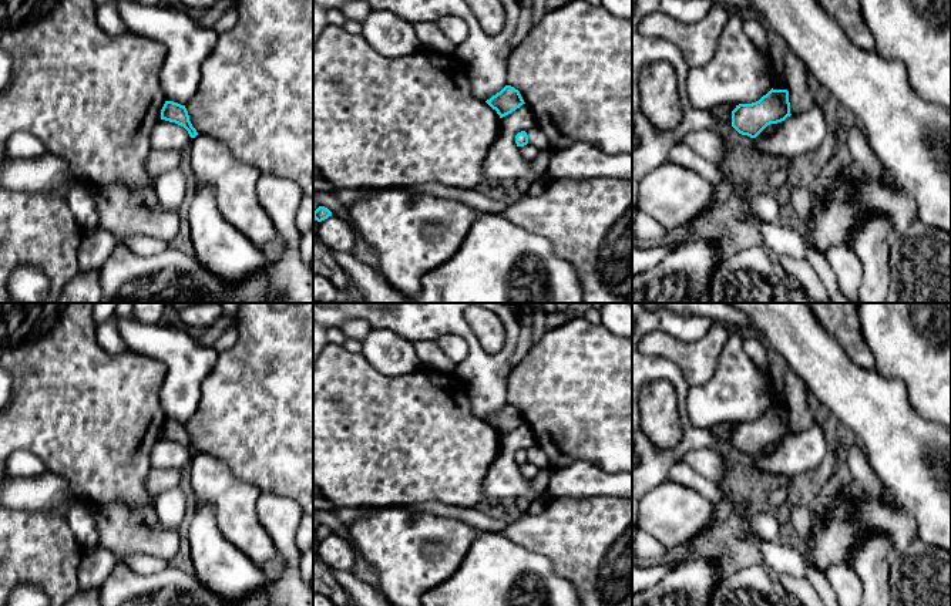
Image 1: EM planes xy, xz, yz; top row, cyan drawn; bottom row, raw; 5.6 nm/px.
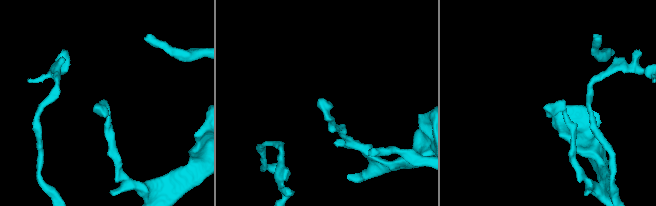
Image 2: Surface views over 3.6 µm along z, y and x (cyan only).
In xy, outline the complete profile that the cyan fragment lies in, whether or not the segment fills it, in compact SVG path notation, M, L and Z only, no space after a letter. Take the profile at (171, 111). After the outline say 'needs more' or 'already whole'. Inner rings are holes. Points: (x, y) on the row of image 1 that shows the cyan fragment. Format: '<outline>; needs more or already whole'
M165 101L161 110L161 119L175 122L184 127L188 131L191 138L195 138L198 135L196 129L192 127L189 121L189 115L185 105L181 105L174 101Z; already whole

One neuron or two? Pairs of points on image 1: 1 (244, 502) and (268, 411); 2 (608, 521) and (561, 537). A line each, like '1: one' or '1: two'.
1: two
2: one

